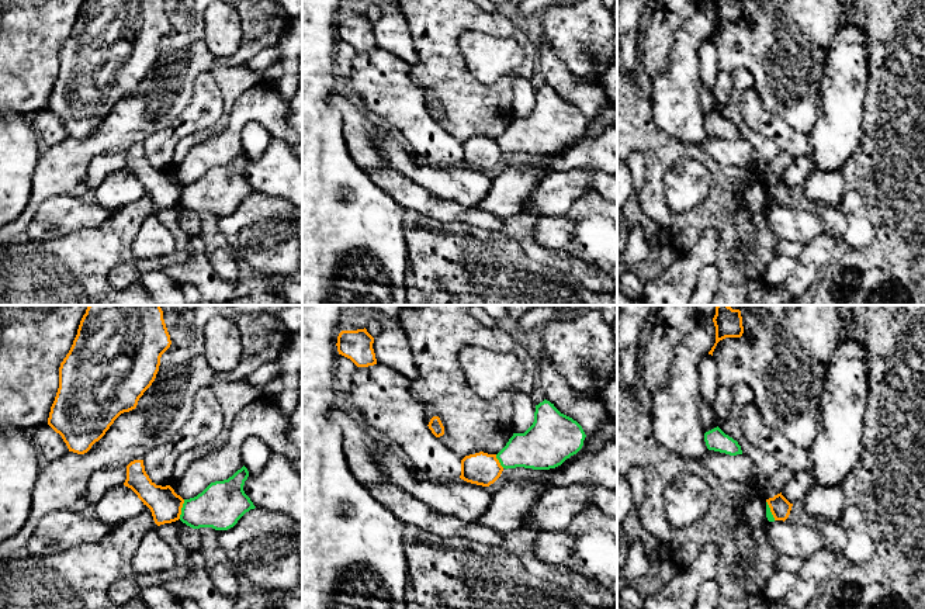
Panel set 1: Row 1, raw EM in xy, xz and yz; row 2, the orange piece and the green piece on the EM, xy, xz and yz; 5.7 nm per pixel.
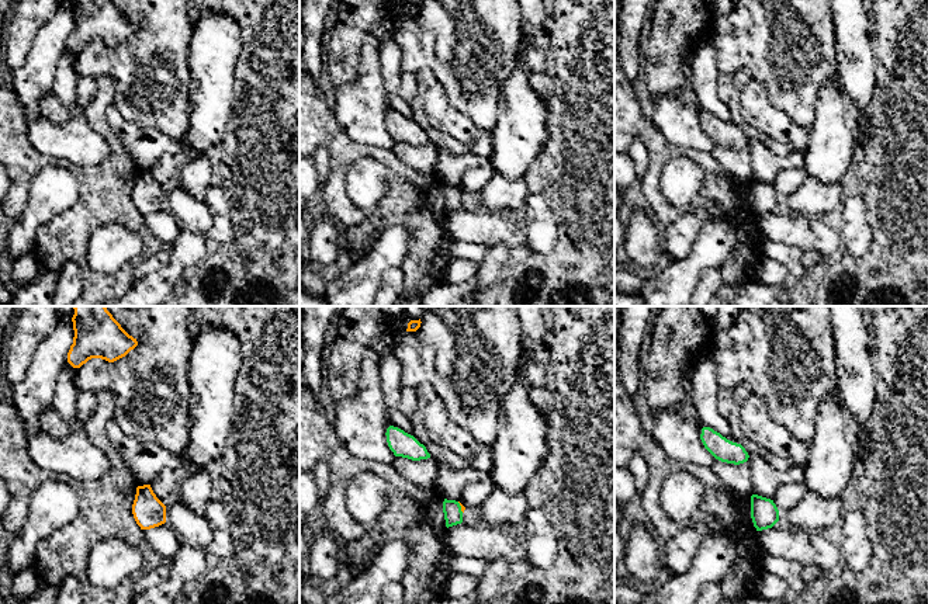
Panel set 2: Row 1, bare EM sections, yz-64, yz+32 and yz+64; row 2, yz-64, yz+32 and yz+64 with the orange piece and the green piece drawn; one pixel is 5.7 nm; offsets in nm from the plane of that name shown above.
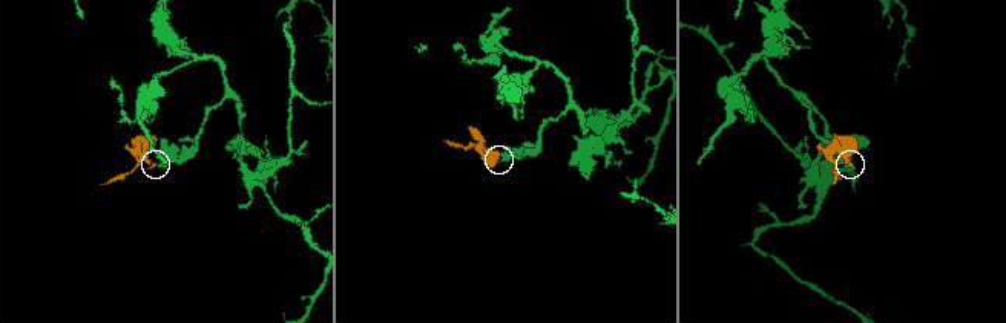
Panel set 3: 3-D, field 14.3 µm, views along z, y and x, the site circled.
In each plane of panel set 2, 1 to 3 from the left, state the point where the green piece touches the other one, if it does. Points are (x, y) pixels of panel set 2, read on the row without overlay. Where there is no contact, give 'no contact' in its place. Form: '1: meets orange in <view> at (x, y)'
1: no contact
2: meets orange in yz+32 at (461, 193)
3: no contact

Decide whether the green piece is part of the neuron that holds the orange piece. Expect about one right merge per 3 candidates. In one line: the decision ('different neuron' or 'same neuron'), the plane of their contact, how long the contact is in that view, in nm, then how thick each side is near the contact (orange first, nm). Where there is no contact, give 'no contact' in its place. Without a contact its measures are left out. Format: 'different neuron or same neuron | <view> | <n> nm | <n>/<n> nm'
different neuron | xy | 120 nm | 180/260 nm

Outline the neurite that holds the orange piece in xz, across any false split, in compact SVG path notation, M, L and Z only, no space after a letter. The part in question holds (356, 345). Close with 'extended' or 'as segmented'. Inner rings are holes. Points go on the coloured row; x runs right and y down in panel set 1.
M367 329L342 331L337 336L339 354L350 359L357 367L368 367L377 364L373 349L374 338Z; as segmented

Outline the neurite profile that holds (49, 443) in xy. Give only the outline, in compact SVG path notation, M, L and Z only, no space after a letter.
M49 425L30 430L28 436L39 450L44 461L53 461L69 451L62 436L56 433Z

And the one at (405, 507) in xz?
M392 484L368 485L370 494L398 519L443 537L462 537L491 547L503 547L503 534L499 534L477 522L464 522L457 518L437 513L429 505L416 499Z

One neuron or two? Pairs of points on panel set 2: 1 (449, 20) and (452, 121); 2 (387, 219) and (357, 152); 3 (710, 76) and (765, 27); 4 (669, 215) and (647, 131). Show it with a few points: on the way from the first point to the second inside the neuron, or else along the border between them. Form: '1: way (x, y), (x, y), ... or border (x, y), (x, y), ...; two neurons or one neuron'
1: border (437, 80), (447, 100), (477, 127); two neurons
2: way (405, 197), (405, 176), (380, 153); one neuron
3: border (709, 40), (714, 48), (716, 68), (720, 72); two neurons
4: way (653, 194), (654, 152); one neuron

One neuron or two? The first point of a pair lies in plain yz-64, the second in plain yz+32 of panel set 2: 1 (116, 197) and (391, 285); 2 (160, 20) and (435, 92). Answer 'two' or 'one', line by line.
1: two
2: two

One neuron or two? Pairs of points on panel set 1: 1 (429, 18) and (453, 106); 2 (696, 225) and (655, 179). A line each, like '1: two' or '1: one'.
1: one
2: one

